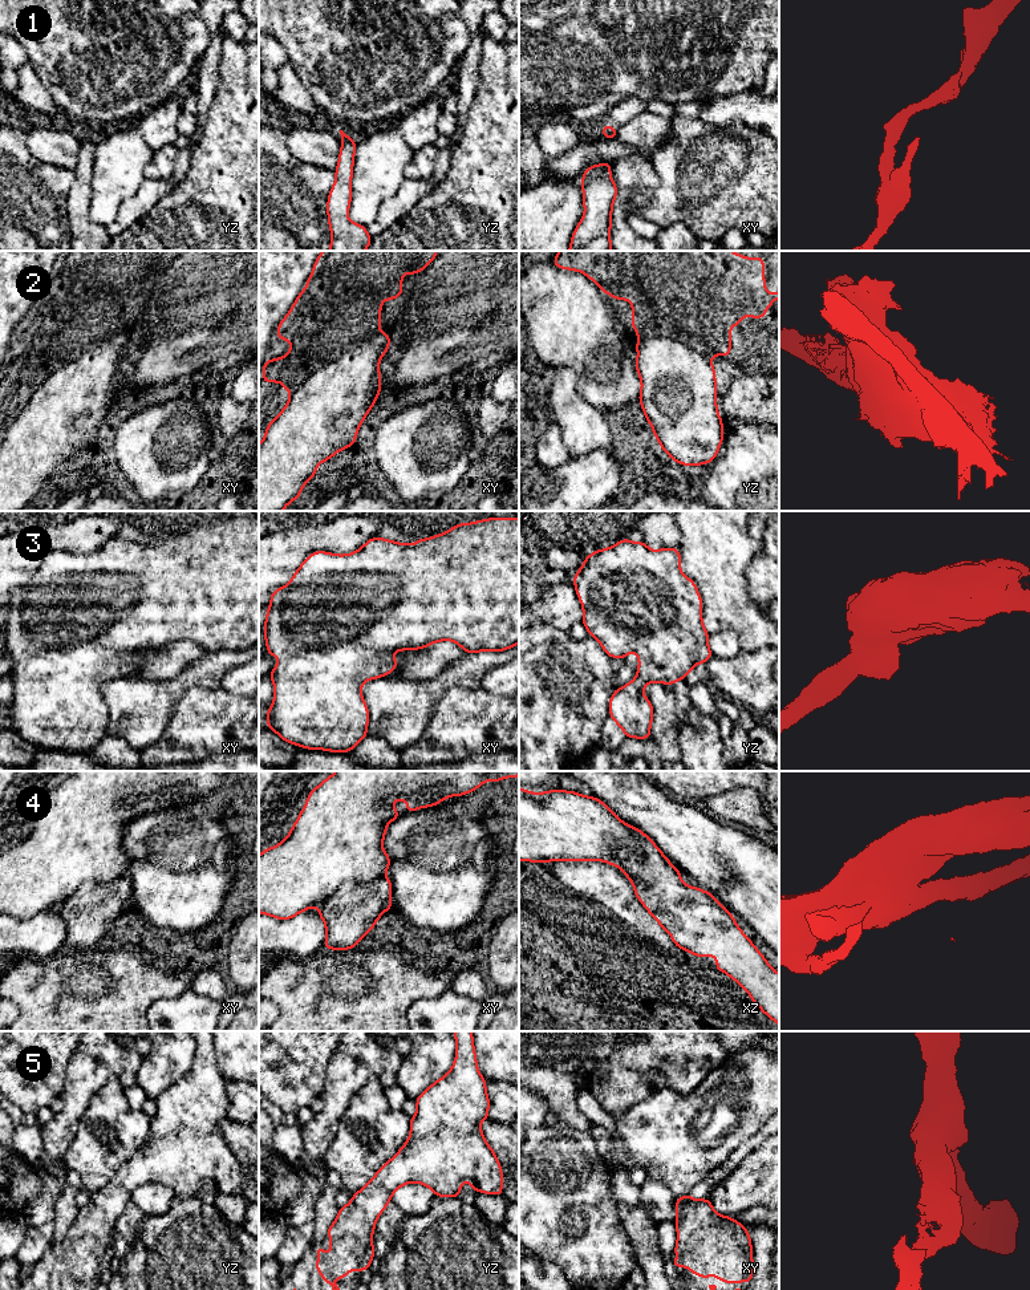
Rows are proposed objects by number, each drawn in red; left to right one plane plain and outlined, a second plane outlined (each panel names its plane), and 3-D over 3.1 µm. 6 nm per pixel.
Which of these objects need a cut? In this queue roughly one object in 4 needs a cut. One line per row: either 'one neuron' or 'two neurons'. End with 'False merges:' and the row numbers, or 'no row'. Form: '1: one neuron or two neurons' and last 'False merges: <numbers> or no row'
1: one neuron
2: one neuron
3: one neuron
4: two neurons
5: one neuron
False merges: 4

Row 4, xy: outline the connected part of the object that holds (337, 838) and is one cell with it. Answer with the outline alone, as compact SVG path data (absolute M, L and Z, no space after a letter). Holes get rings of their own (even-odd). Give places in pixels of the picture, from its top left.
M336 771L313 788L288 836L259 855L259 913L291 920L317 906L345 883L369 883L386 875L389 855L382 849L386 827L400 814L393 800L406 800L406 812L434 807L449 796L475 791L486 780L519 776L519 771Z

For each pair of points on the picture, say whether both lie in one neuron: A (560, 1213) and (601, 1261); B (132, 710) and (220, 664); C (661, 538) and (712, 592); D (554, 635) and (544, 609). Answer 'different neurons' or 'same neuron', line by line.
A: same neuron
B: same neuron
C: different neurons
D: different neurons

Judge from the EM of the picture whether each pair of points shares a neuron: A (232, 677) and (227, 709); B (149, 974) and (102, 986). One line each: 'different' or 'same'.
A: different
B: same

